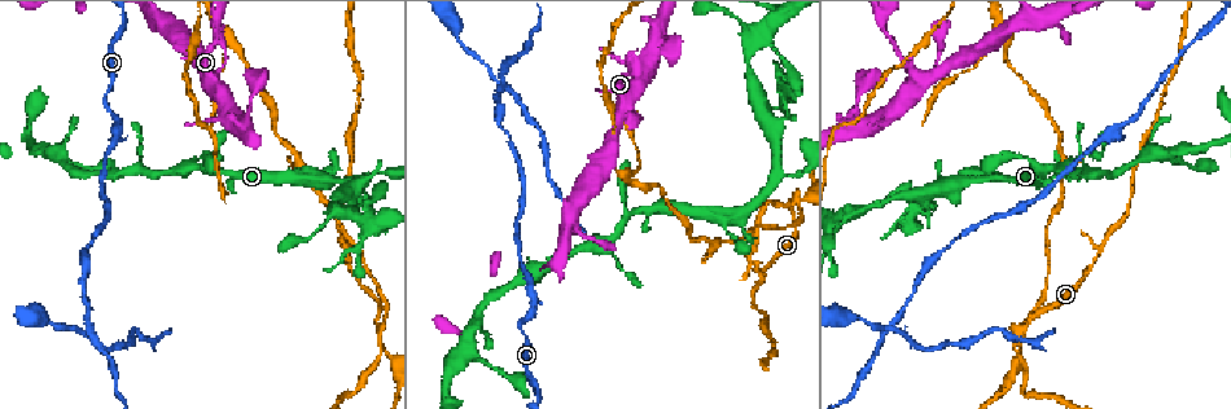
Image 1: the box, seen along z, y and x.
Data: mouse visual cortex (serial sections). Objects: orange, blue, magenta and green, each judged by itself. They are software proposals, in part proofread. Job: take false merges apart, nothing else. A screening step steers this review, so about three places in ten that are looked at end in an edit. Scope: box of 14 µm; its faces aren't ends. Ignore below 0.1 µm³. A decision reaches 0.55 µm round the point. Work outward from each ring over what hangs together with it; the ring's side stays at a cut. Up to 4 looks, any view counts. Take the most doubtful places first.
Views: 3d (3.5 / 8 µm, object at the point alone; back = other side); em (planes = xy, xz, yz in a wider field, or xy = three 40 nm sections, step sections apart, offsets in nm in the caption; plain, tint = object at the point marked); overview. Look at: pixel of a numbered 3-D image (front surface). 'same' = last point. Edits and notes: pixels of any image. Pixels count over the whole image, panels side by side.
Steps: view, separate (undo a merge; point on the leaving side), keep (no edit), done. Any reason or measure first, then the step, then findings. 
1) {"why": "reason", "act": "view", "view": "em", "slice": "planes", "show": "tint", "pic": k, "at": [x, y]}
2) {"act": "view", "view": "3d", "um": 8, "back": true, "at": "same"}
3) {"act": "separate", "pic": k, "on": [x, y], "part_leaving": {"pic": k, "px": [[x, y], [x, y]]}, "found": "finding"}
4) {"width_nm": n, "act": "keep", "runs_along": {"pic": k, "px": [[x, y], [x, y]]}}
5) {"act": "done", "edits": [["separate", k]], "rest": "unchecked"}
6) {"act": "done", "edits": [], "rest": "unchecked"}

{"why": "arms part here", "act": "view", "view": "3d", "um": 8, "pic": 1, "at": [775, 176]}

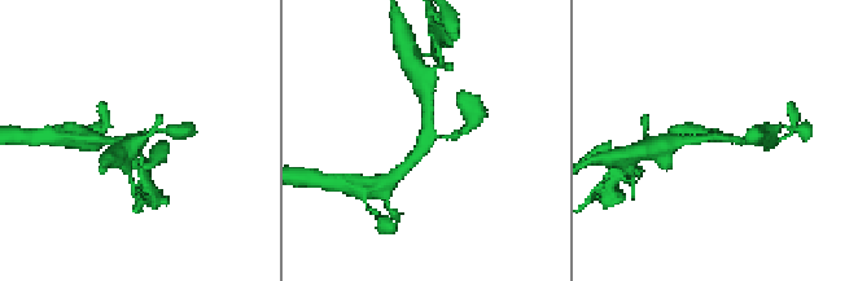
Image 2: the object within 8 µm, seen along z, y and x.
{"arms": 3, "arm_widths_nm": [200, 300, 300], "why": "shape alone is not enough", "act": "view", "view": "em", "slice": "planes", "show": "tint", "pic": 2, "at": [718, 140]}

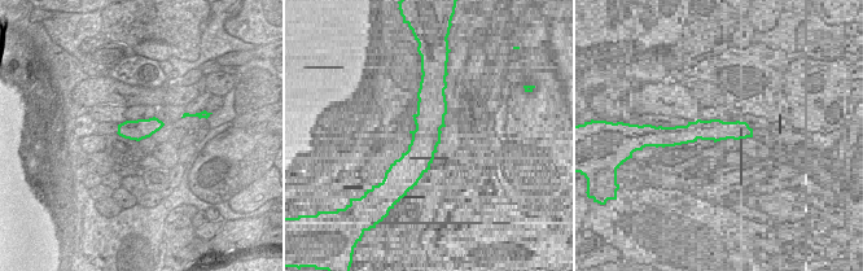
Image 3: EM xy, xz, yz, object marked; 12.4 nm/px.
{"act": "keep", "found": "continuous, no second cell"}

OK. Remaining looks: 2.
{"why": "narrows sharply", "act": "view", "view": "3d", "um": 3.5, "pic": 1, "at": [358, 91]}

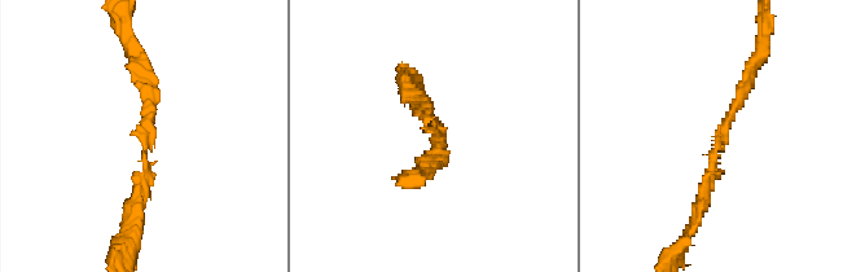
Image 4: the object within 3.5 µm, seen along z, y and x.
{"arm_widths_nm": [150, 200], "why": "shape alone is not enough", "act": "view", "view": "em", "slice": "xy", "step": 1, "show": "tint", "pic": 4, "at": [142, 140]}

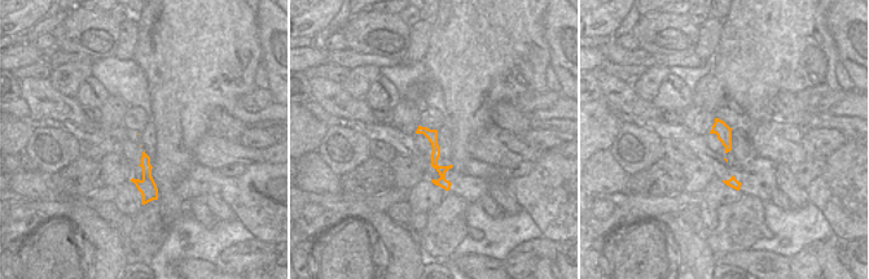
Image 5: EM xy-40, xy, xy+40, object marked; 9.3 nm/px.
{"act": "keep", "runs_along": {"pic": 5, "px": [[420, 130], [434, 140], [447, 187]]}, "found": "continuous, no second cell"}

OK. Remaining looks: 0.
{"act": "done", "edits": [], "rest": "unchecked"}

